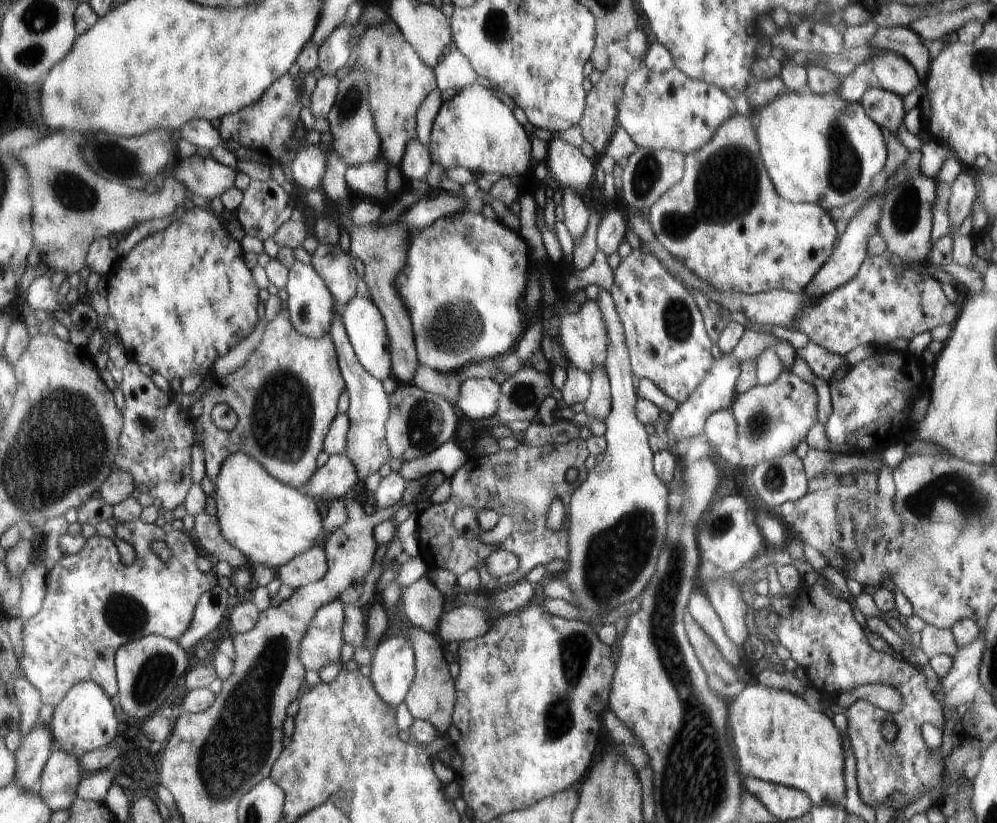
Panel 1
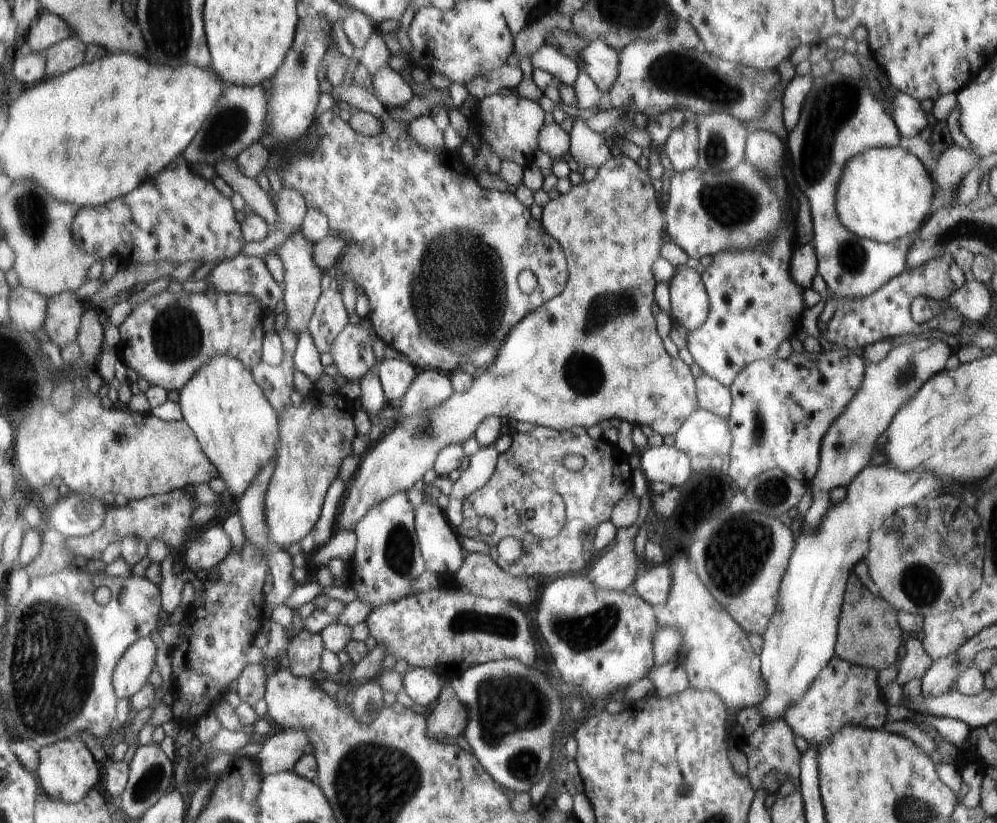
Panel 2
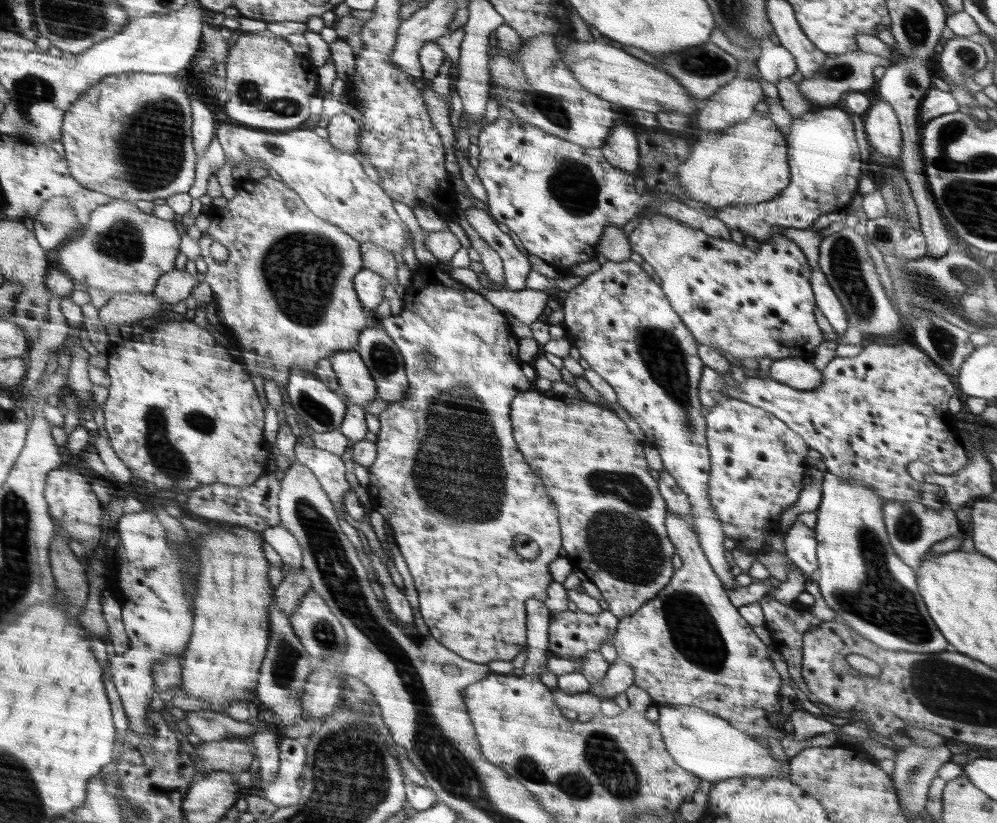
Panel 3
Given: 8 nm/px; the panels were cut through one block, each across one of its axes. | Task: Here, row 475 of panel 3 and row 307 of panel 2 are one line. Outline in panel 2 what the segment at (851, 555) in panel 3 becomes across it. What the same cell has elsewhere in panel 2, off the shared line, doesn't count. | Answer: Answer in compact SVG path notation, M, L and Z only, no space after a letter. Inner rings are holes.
M830 71L814 79L796 128L787 135L792 174L811 204L818 273L824 277L830 292L819 316L821 327L834 316L838 304L844 300L866 298L880 291L906 268L913 244L911 236L889 243L858 237L842 224L838 213L838 191L849 160L870 148L898 147L898 131L896 121L886 112L884 102L876 100L870 90L866 76L854 78Z

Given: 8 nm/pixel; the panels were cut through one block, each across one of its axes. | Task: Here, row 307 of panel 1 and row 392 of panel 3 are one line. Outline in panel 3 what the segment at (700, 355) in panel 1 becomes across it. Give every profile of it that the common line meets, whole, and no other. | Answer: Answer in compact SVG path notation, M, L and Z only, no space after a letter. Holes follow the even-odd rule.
M630 259L624 262L606 261L601 265L600 270L596 270L589 276L583 278L581 284L578 284L576 288L571 289L561 297L562 308L564 310L564 321L562 323L566 327L564 339L572 347L576 347L580 351L581 358L584 358L584 360L588 362L590 369L598 373L606 382L608 382L608 384L610 384L610 386L612 386L616 392L616 396L618 396L617 402L620 403L620 406L622 406L624 410L632 415L632 418L634 418L636 422L638 422L640 428L642 428L642 432L645 434L648 444L660 453L664 470L676 480L678 488L680 488L680 490L688 496L688 500L690 500L690 510L692 510L692 516L694 517L693 524L703 554L706 556L706 559L709 560L713 570L717 571L718 578L721 579L721 582L726 584L726 590L732 592L732 590L736 590L736 582L734 582L734 576L732 576L732 572L730 572L730 564L728 564L728 560L726 560L726 556L724 556L726 550L724 550L724 544L722 544L722 542L724 542L724 532L722 532L723 524L722 521L718 519L718 513L714 511L709 496L709 478L710 472L712 471L712 458L708 458L708 423L704 422L700 398L698 398L698 392L696 392L696 390L698 390L698 382L700 382L700 374L702 374L702 362L700 362L700 358L698 358L699 354L696 354L698 344L694 342L692 332L688 332L689 328L685 324L682 324L680 316L676 316L677 312L670 307L668 296L664 294L664 291L660 290L661 286L658 286L656 282L652 282L650 278L651 276L644 274L644 270L640 268L638 263Z

